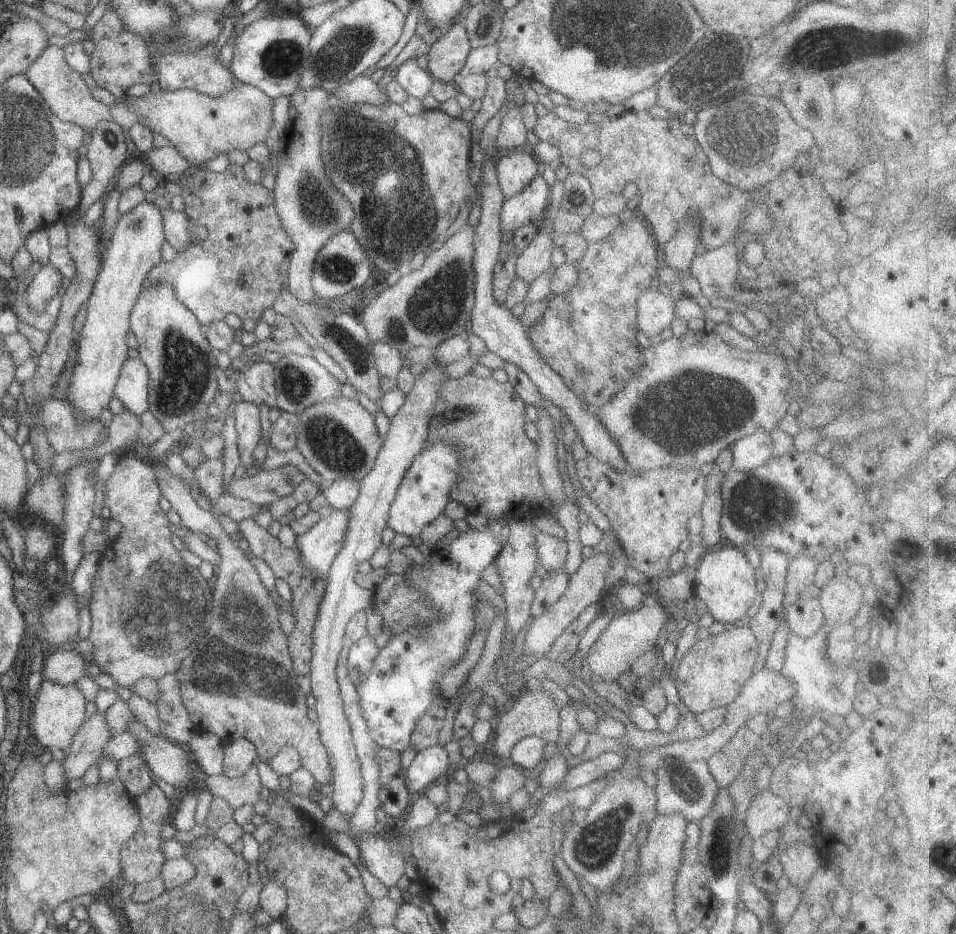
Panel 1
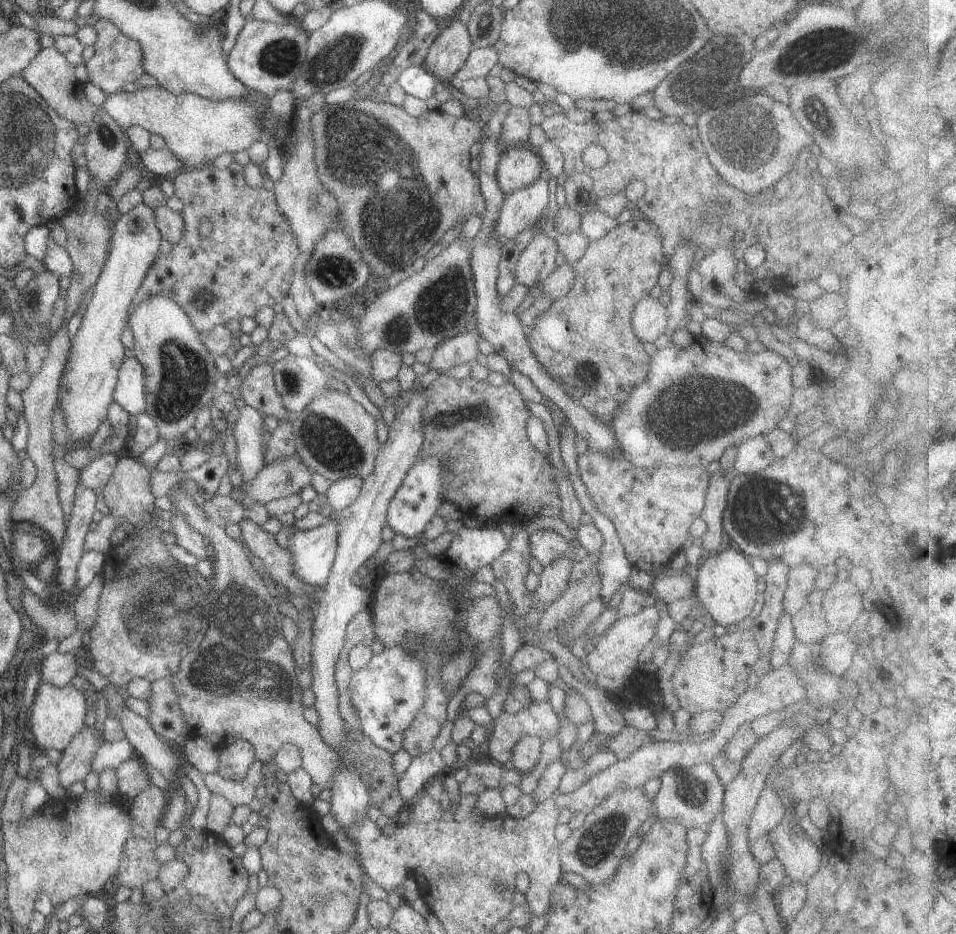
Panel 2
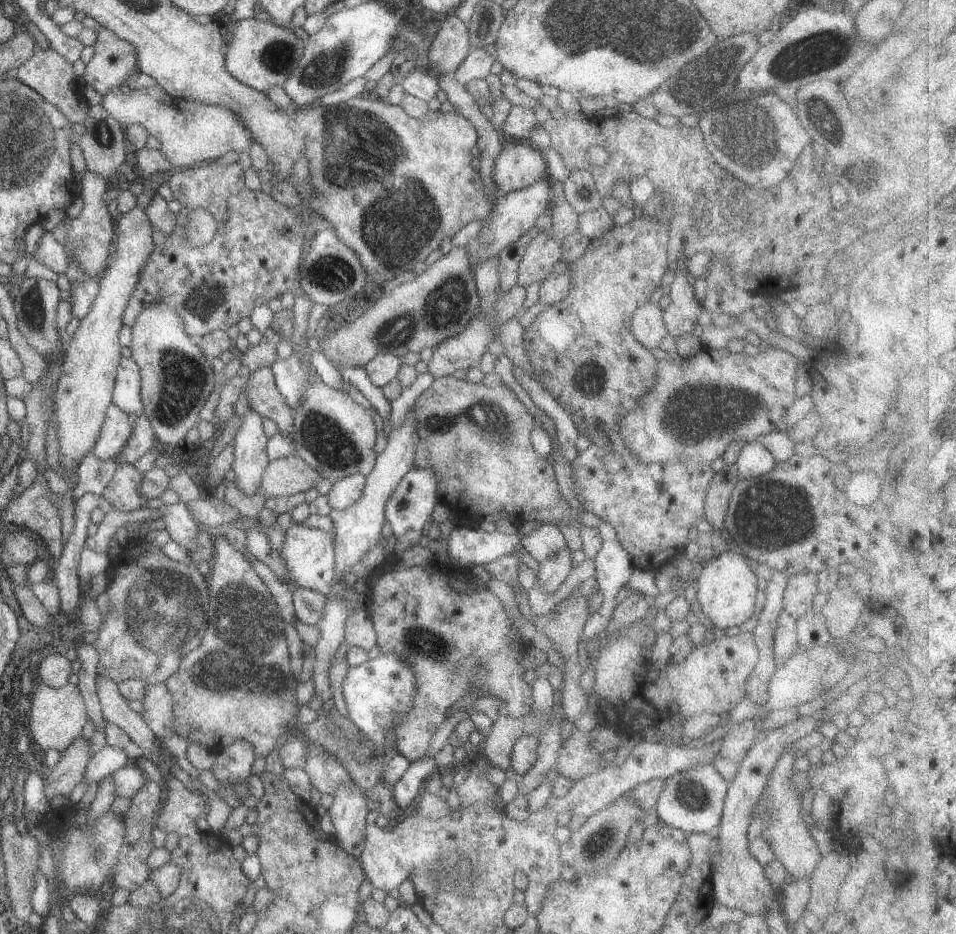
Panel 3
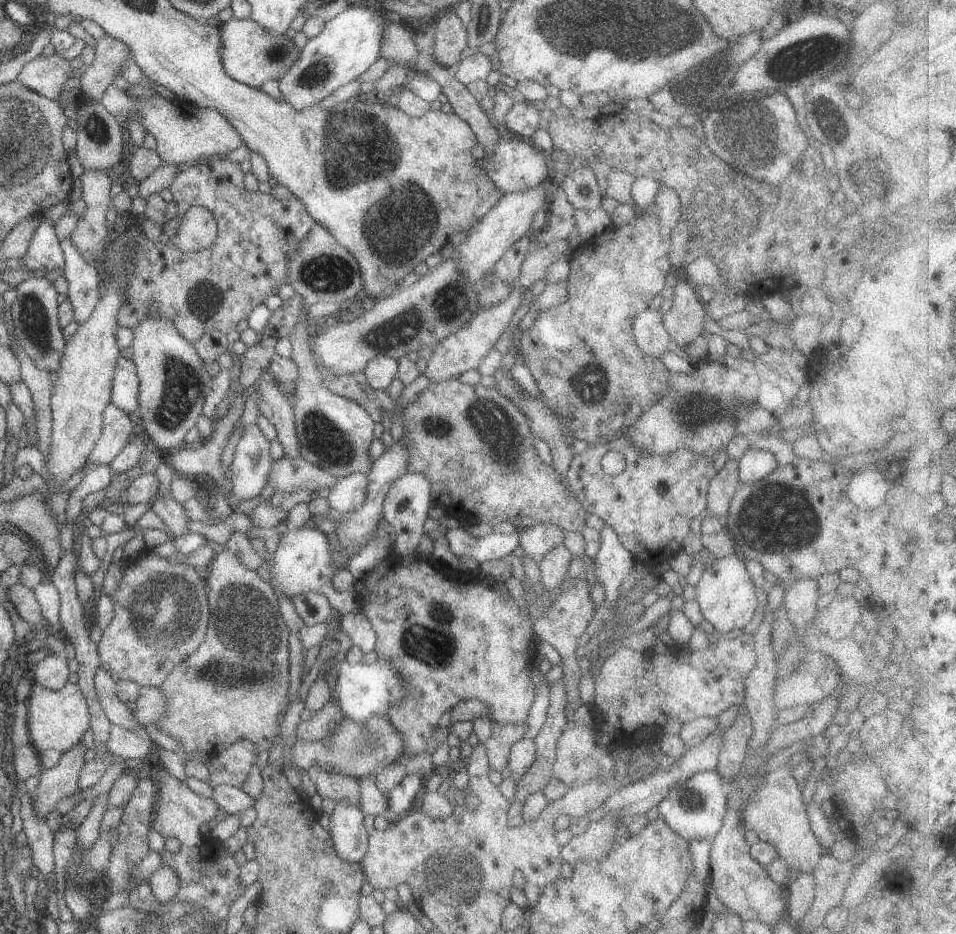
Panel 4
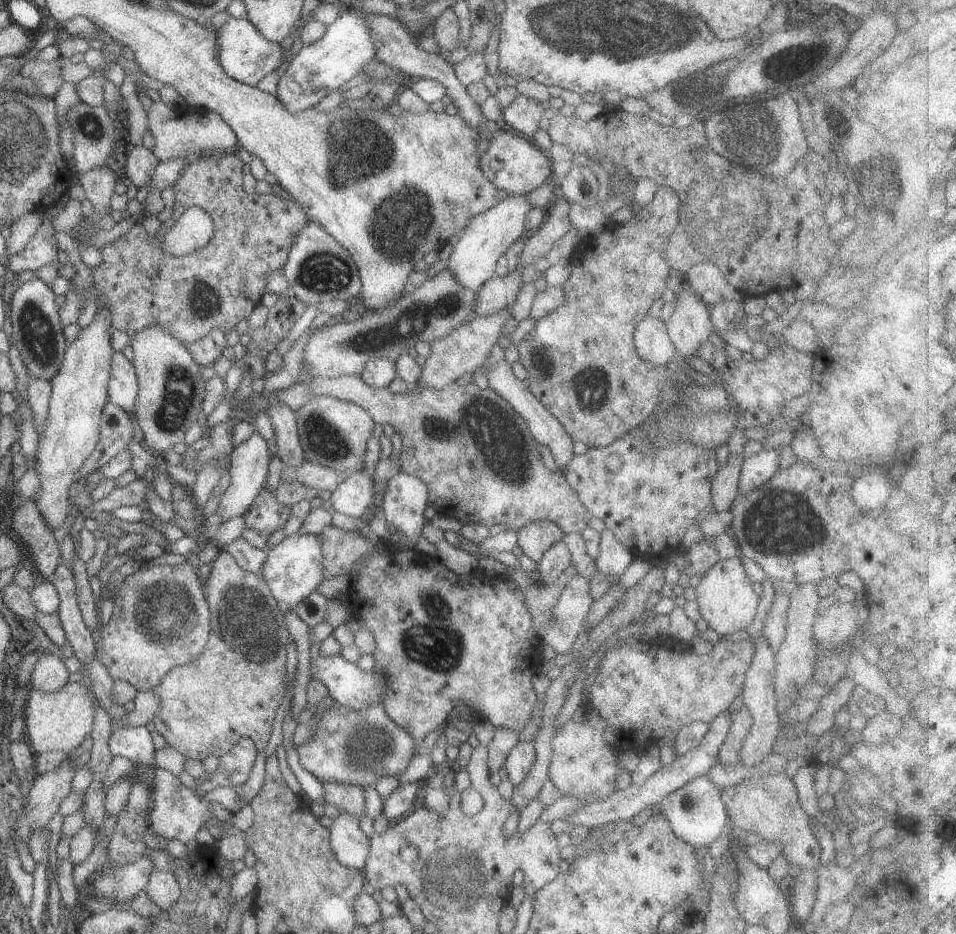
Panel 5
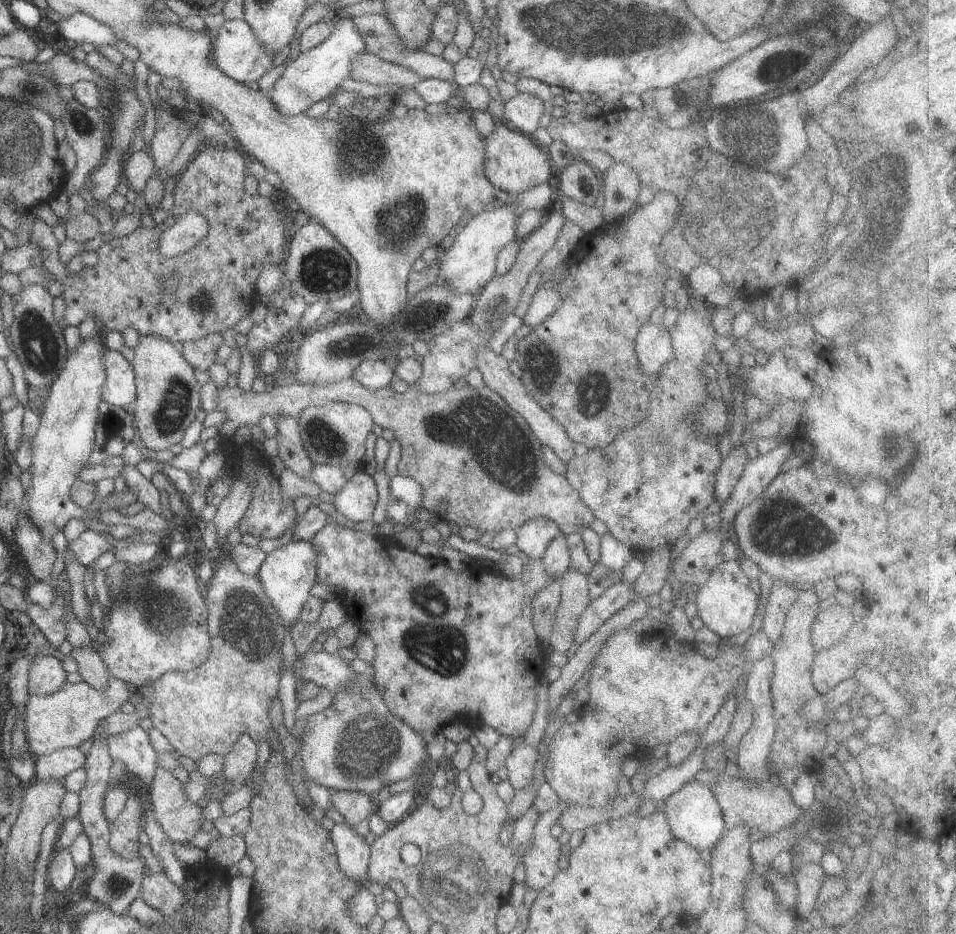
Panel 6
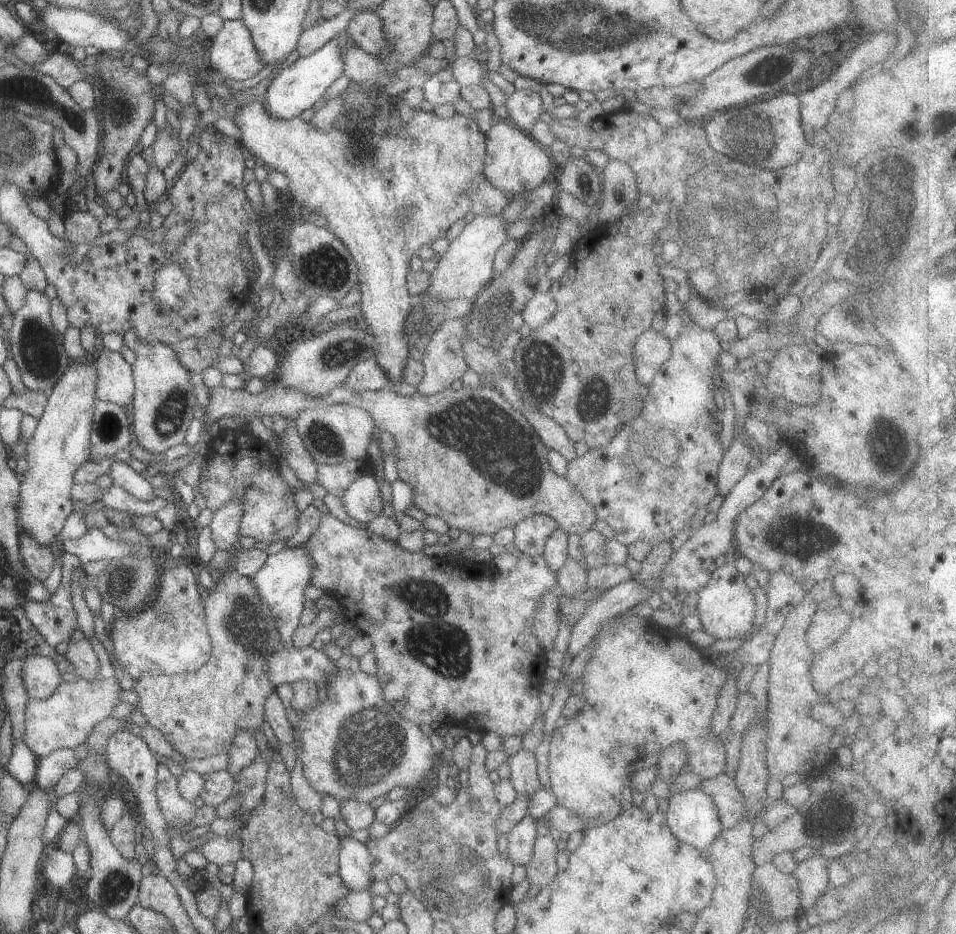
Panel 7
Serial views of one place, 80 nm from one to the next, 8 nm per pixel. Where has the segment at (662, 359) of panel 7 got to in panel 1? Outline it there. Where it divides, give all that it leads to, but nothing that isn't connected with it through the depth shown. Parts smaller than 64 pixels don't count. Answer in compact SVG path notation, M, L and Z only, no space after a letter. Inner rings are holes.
M647 288L636 300L636 330L647 338L656 337L675 318L674 302L669 294Z

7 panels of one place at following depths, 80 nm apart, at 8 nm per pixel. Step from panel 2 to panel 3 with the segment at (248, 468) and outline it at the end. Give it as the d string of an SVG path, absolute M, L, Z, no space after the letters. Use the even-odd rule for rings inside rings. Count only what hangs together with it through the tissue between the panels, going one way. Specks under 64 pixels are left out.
M247 410L241 418L242 424L232 438L232 463L234 485L246 495L256 494L263 470L269 460L264 448L267 438L261 429L261 417L253 410Z

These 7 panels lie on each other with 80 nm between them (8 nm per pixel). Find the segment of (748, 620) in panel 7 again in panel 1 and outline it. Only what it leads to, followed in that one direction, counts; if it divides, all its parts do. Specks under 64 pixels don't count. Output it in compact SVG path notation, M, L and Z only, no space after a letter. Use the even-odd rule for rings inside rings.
M721 543L707 550L694 566L693 596L703 601L707 613L723 625L733 624L745 616L749 607L756 605L754 598L755 572L739 550Z

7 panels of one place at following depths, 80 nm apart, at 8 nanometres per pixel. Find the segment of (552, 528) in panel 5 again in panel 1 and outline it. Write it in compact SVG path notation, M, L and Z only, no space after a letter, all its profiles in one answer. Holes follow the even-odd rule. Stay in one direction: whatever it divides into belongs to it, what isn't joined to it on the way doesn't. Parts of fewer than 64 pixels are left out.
M536 530L533 537L533 546L539 566L542 566L548 572L557 570L559 567L562 568L568 551L564 539Z

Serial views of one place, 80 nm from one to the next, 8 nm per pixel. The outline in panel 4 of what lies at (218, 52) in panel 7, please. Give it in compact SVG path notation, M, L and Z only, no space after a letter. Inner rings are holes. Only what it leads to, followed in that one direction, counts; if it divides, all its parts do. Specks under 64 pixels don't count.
M249 17L234 19L218 25L220 34L220 59L225 74L234 81L258 89L266 80L277 79L293 64L299 54L292 40L284 35L269 35Z

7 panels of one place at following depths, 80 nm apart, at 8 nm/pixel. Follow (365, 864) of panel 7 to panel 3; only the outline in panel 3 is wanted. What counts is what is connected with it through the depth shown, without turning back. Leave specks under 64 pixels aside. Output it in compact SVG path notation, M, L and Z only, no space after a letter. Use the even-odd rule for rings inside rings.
M351 782L336 786L332 798L332 804L326 810L331 833L338 847L357 859L364 847L365 815L368 812L364 796Z

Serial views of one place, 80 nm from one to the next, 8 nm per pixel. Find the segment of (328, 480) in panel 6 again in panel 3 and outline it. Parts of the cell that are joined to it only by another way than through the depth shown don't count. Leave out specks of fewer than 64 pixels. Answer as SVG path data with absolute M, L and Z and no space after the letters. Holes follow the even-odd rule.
M296 454L269 461L260 478L256 493L265 498L304 493L322 479L322 476Z

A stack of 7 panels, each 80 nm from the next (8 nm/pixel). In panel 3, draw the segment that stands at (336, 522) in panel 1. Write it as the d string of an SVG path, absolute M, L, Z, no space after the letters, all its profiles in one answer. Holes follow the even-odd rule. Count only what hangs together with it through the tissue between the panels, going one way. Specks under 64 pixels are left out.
M292 524L285 530L284 540L278 553L284 562L286 578L295 587L311 589L328 595L334 573L332 533Z

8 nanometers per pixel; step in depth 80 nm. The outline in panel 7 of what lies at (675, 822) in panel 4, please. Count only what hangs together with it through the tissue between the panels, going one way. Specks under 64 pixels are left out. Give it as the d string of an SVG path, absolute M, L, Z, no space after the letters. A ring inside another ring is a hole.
M677 788L667 798L664 814L670 834L695 849L705 850L721 832L716 807L697 788Z

